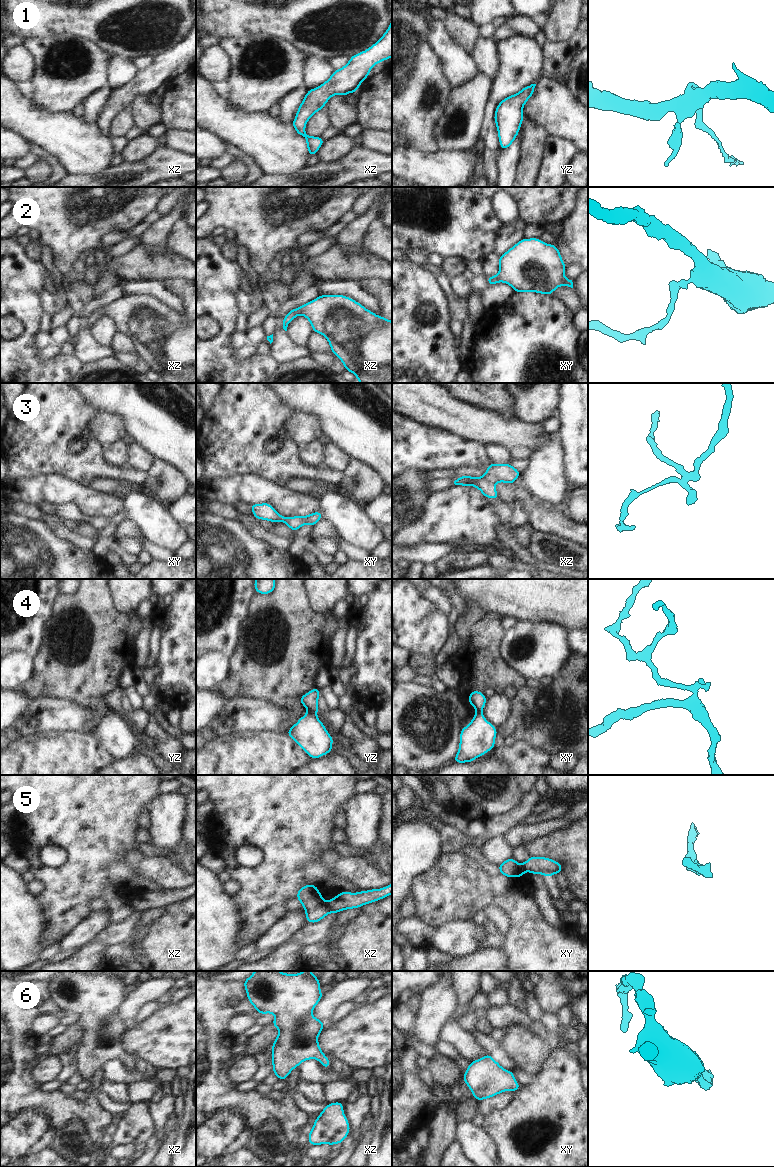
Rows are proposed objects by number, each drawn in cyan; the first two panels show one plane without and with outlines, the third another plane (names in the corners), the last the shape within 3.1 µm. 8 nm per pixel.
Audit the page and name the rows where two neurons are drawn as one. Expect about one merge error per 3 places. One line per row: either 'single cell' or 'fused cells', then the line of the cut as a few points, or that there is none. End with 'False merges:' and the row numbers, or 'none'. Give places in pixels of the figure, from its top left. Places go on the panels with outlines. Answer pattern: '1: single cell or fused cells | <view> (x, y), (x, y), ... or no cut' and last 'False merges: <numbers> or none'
1: single cell | no cut
2: single cell | no cut
3: single cell | no cut
4: fused cells | yz (309, 710), (315, 714)
5: fused cells | xz (325, 903), (330, 912)
6: single cell | no cut
False merges: 4, 5

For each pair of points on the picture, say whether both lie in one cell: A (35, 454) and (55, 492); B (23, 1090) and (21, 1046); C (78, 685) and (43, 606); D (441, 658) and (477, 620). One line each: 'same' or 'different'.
A: different
B: same
C: different
D: different

